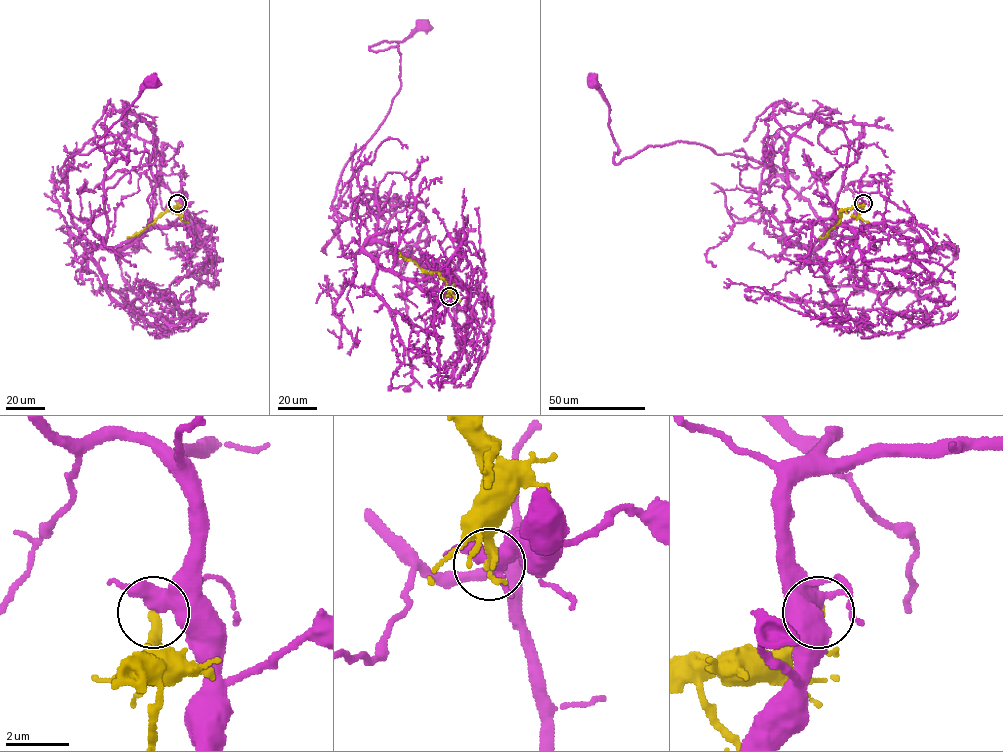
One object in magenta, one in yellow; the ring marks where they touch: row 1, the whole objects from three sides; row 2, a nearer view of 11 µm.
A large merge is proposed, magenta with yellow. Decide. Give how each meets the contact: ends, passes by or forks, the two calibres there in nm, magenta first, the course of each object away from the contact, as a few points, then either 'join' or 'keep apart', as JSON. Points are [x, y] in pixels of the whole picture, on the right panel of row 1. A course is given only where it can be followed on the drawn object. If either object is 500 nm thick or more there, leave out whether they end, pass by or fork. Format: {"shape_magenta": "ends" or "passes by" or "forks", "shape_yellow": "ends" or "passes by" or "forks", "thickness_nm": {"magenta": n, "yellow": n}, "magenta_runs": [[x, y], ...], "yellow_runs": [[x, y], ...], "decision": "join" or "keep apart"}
{"shape_magenta": "forks", "shape_yellow": "passes by", "thickness_nm": {"magenta": 360, "yellow": 240}, "magenta_runs": [[863, 203], [811, 250], [823, 229], [816, 211], [756, 161], [677, 141], [616, 164], [609, 106], [592, 80]], "yellow_runs": [[863, 203], [841, 210], [840, 220], [823, 237], [819, 236]], "decision": "keep apart"}

